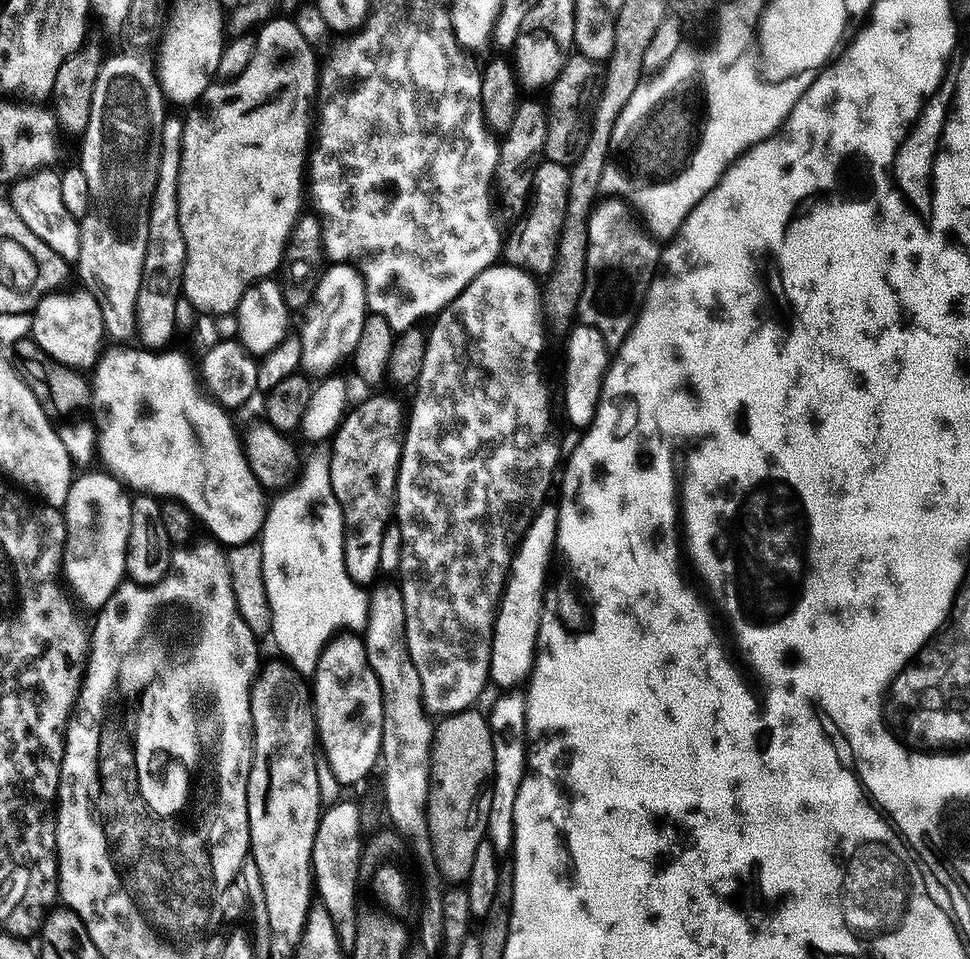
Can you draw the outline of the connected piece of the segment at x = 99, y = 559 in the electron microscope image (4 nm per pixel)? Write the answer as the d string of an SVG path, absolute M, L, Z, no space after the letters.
M99 471L88 472L85 476L77 475L73 479L62 509L64 524L68 527L64 543L62 576L68 579L73 594L82 603L89 604L92 610L103 608L105 602L114 594L116 587L125 579L124 555L130 538L130 510L132 509L132 496L126 491L125 485L107 471Z

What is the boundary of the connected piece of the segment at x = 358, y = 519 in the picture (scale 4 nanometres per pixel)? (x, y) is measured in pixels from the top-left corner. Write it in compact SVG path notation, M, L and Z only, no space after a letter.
M372 396L369 400L364 400L360 405L353 407L351 411L344 416L340 427L336 430L336 435L330 441L330 484L334 486L334 494L340 503L340 509L344 515L344 561L346 562L346 574L355 584L361 586L372 586L377 583L376 575L380 572L380 559L384 556L384 531L387 530L388 524L393 523L394 513L396 511L396 479L400 473L400 450L402 447L402 429L406 424L405 409L400 409L400 404L396 400L391 400L388 396Z

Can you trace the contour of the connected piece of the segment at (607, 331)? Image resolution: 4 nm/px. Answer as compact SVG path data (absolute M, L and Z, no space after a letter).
M600 214L588 222L586 274L580 301L576 307L579 323L594 326L609 350L619 350L630 334L644 295L658 275L662 248L643 227L623 224L620 220L603 220Z

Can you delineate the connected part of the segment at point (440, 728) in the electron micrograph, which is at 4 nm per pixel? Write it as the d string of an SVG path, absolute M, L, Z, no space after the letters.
M471 707L464 712L456 712L453 716L441 719L435 725L429 754L430 790L427 807L430 840L433 843L434 858L437 860L441 877L452 886L460 886L467 881L470 866L474 866L474 854L488 834L494 770L492 728L488 725L488 716L476 711L475 707Z

